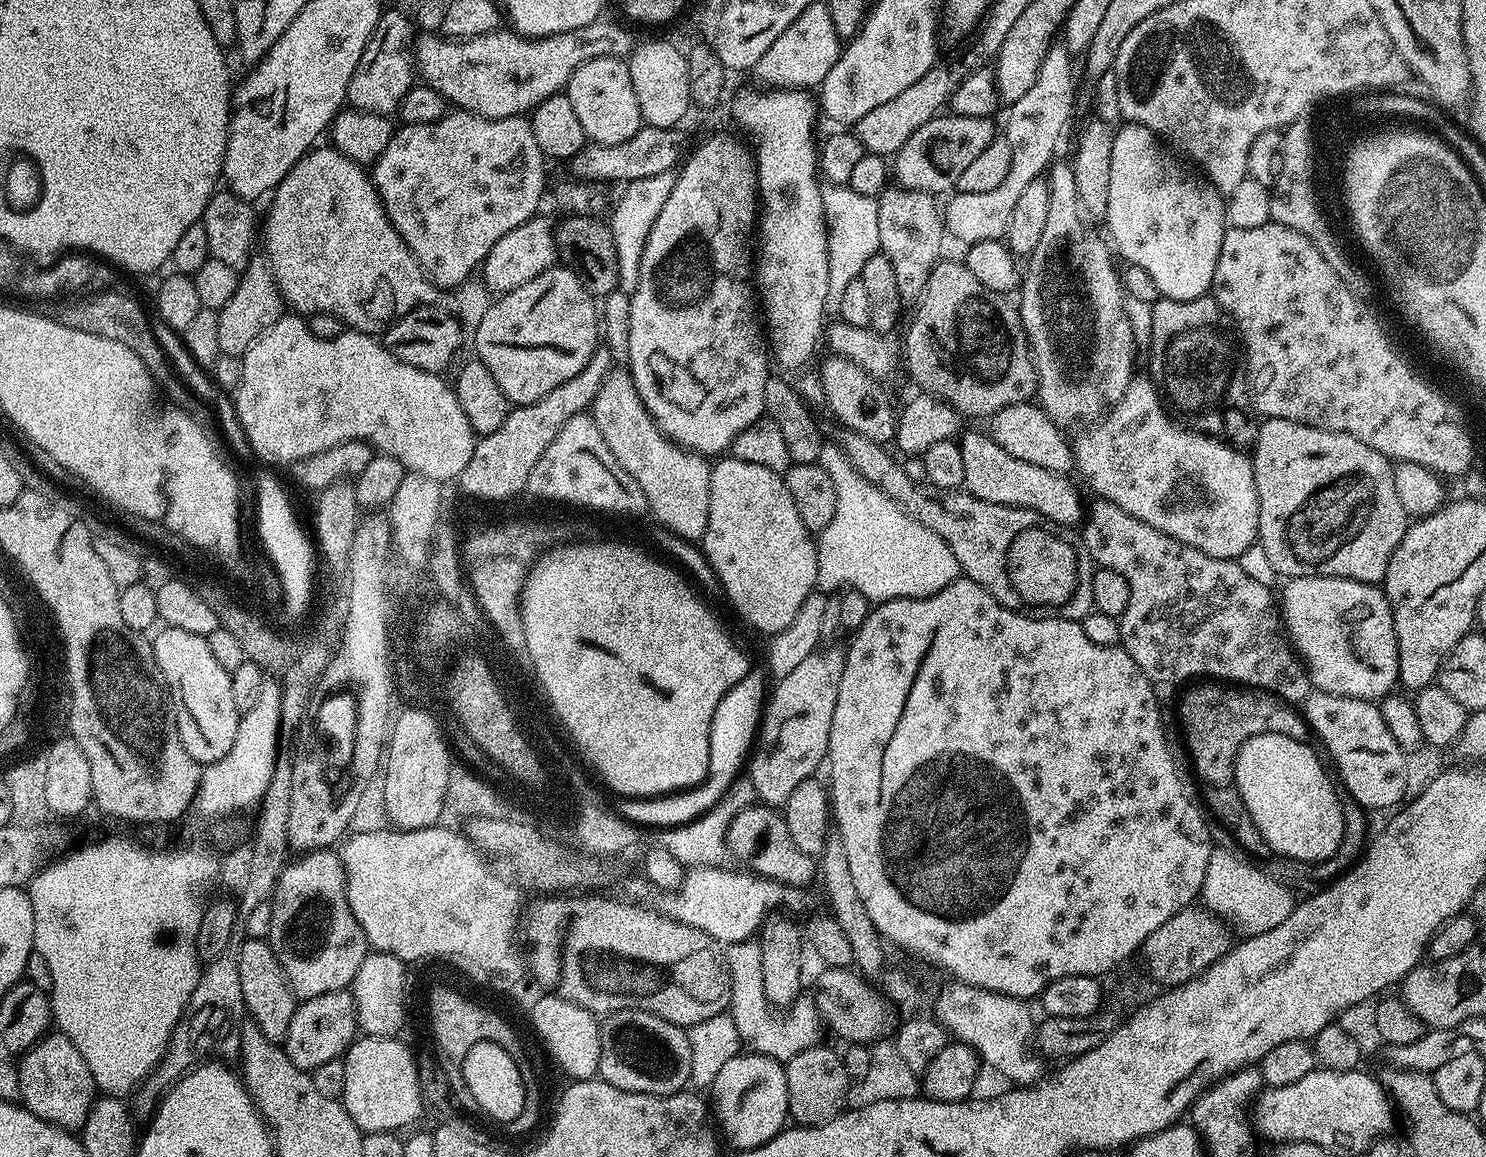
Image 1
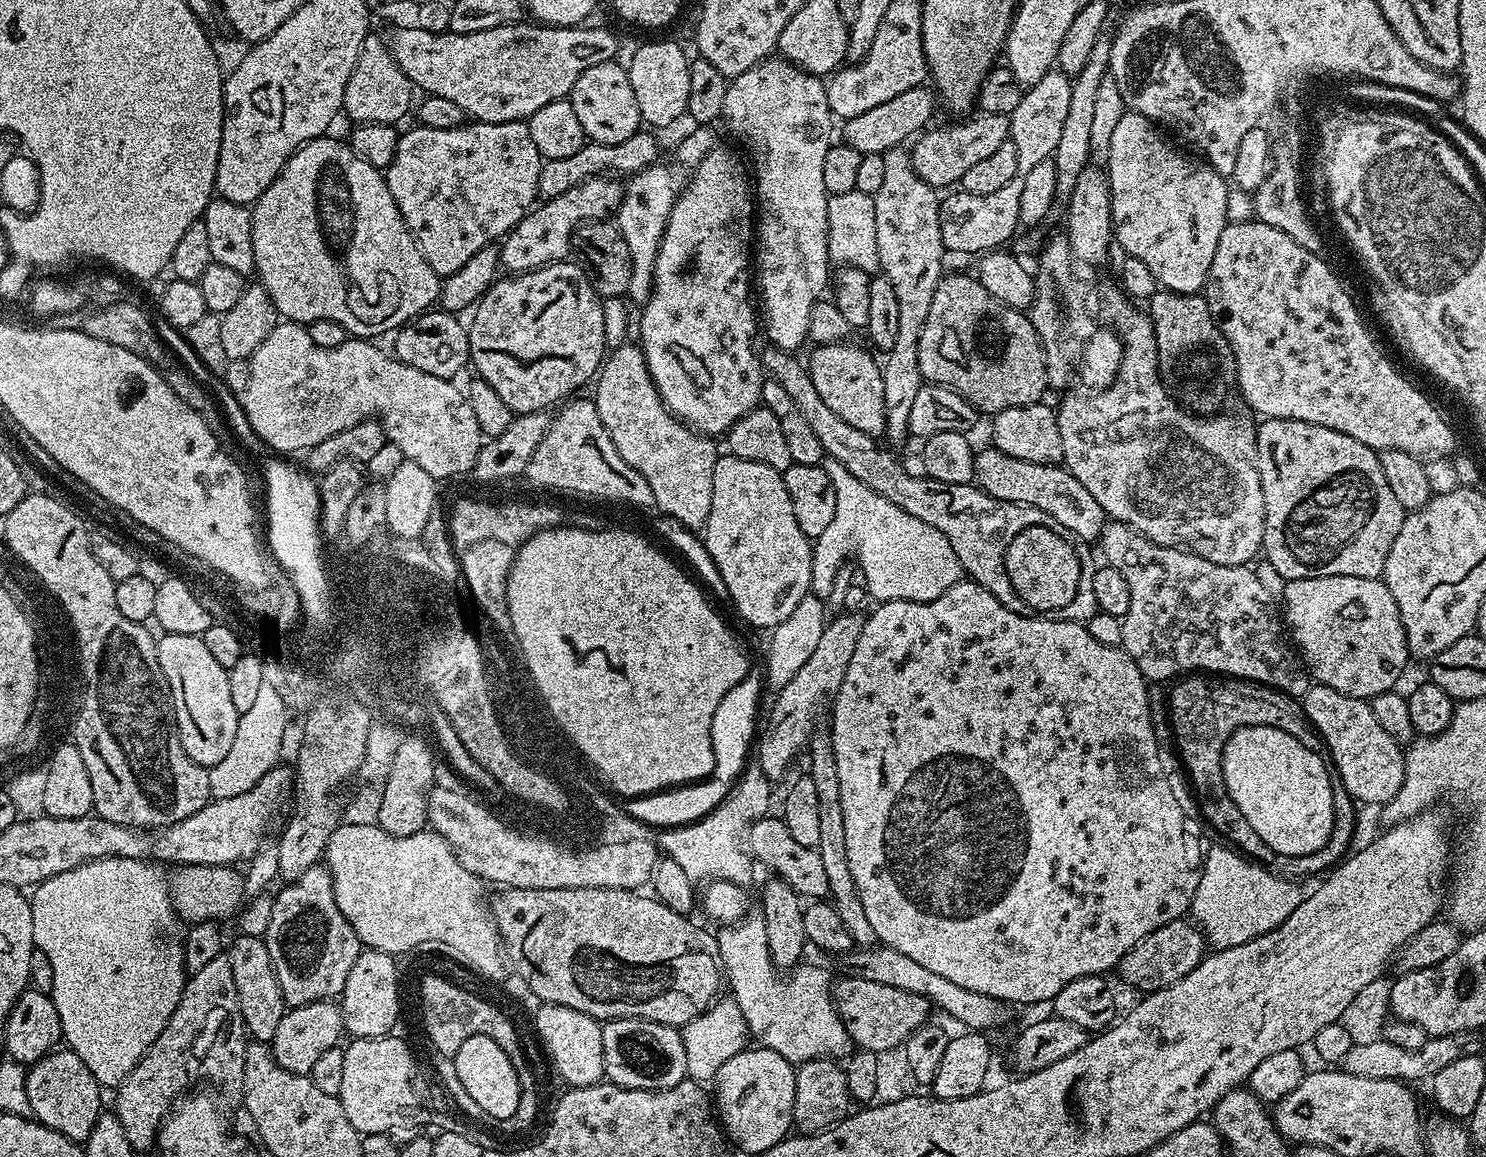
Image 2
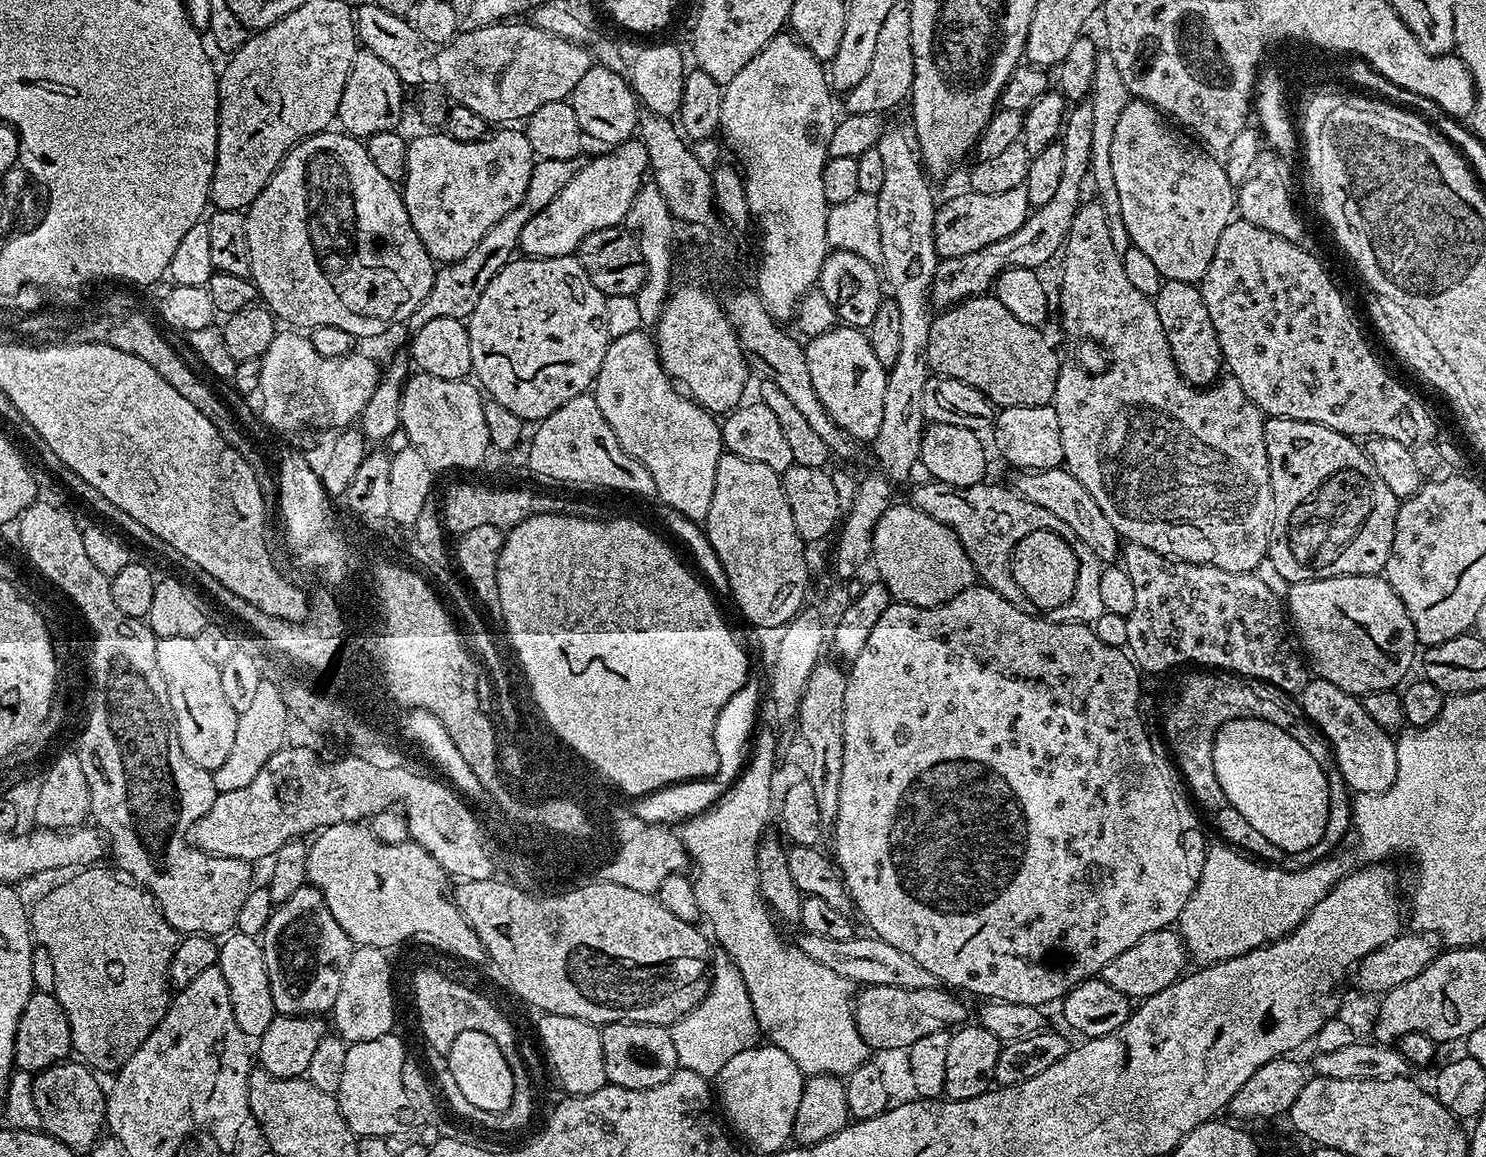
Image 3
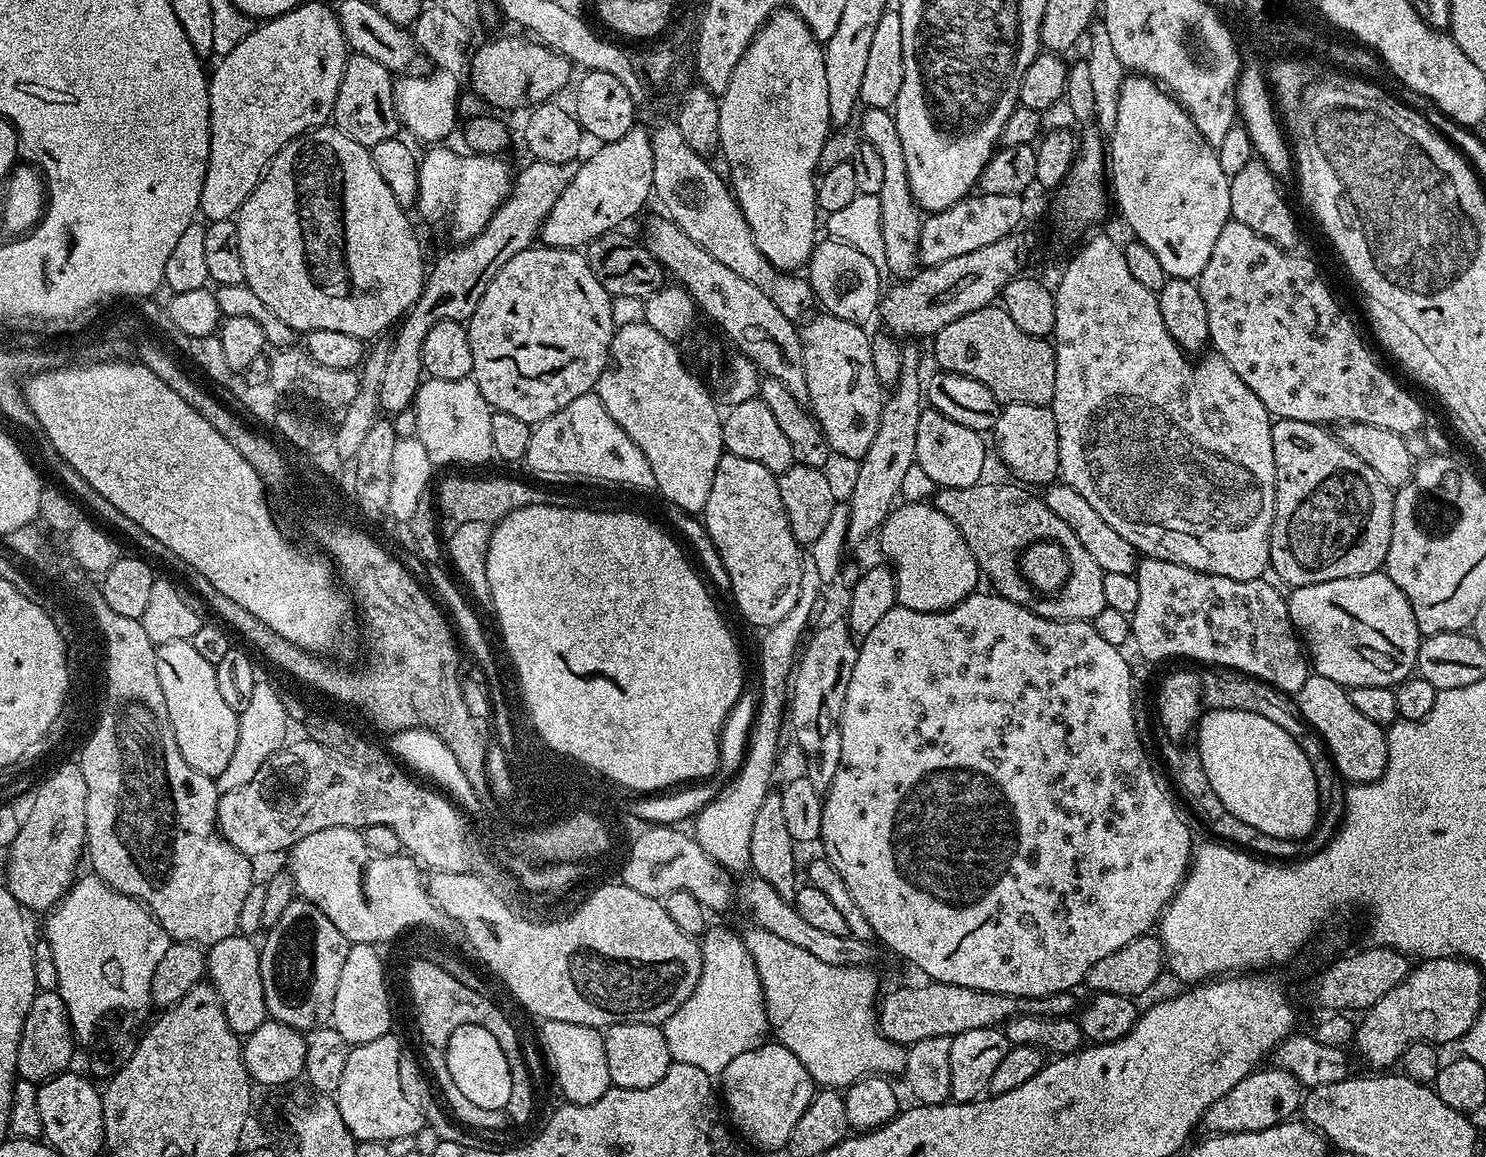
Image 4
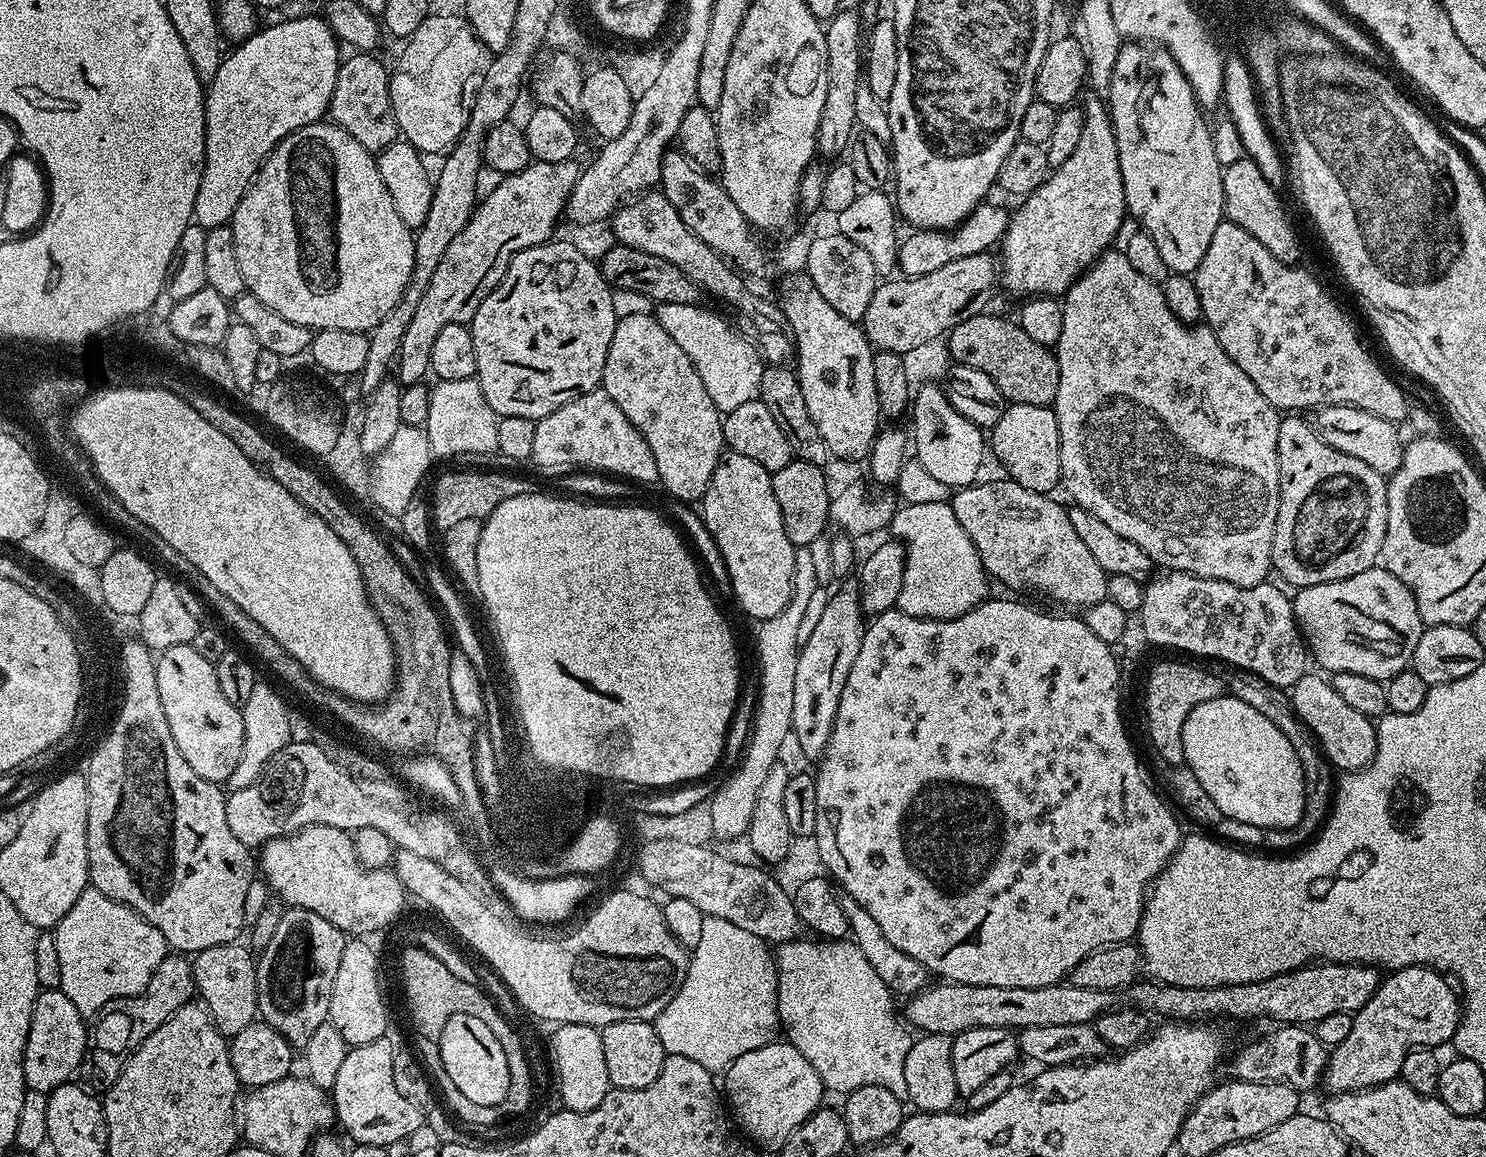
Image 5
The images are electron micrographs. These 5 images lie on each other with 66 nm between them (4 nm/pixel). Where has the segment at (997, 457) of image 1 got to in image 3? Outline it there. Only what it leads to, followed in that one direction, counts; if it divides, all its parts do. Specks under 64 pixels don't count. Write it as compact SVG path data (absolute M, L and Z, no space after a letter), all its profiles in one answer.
M1061 466L1041 472L1025 471L1017 476L1020 477L1017 478L1016 484L1014 483L1015 491L1030 502L1042 506L1042 510L1050 510L1050 514L1054 514L1054 518L1066 522L1066 526L1070 526L1070 530L1074 530L1074 534L1078 534L1078 538L1082 538L1082 542L1086 542L1086 546L1090 546L1090 550L1097 560L1112 562L1121 555L1122 537L1116 533L1114 526L1110 526L1110 518L1106 518L1106 514L1102 514L1098 502L1094 502L1094 498L1090 498L1086 486L1082 486L1082 482L1078 482L1078 478L1074 478L1074 474L1070 474L1067 468Z

